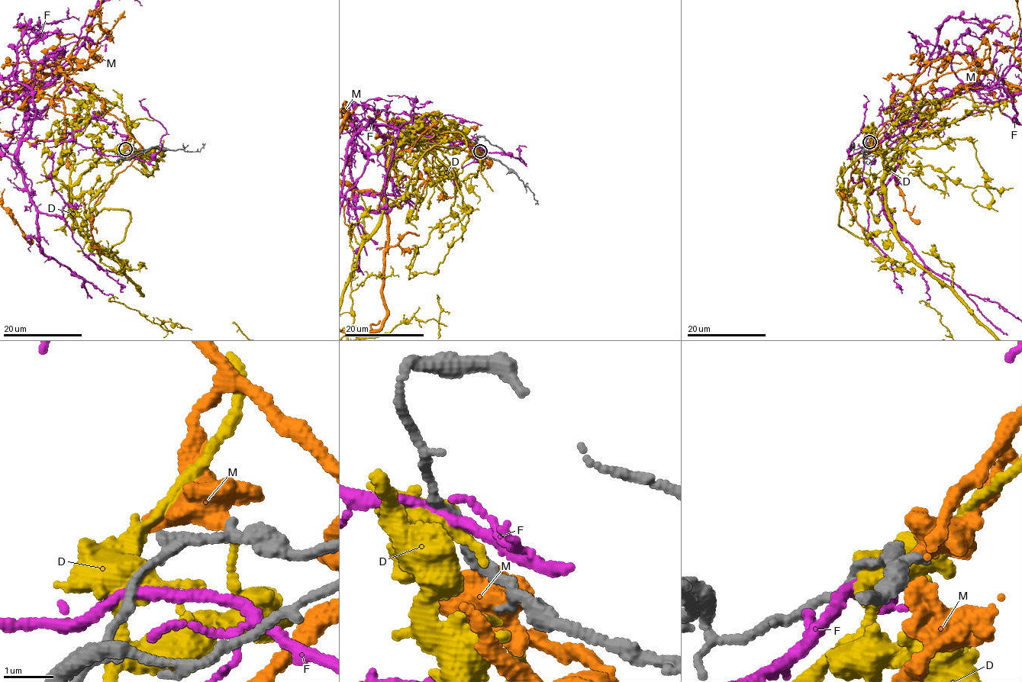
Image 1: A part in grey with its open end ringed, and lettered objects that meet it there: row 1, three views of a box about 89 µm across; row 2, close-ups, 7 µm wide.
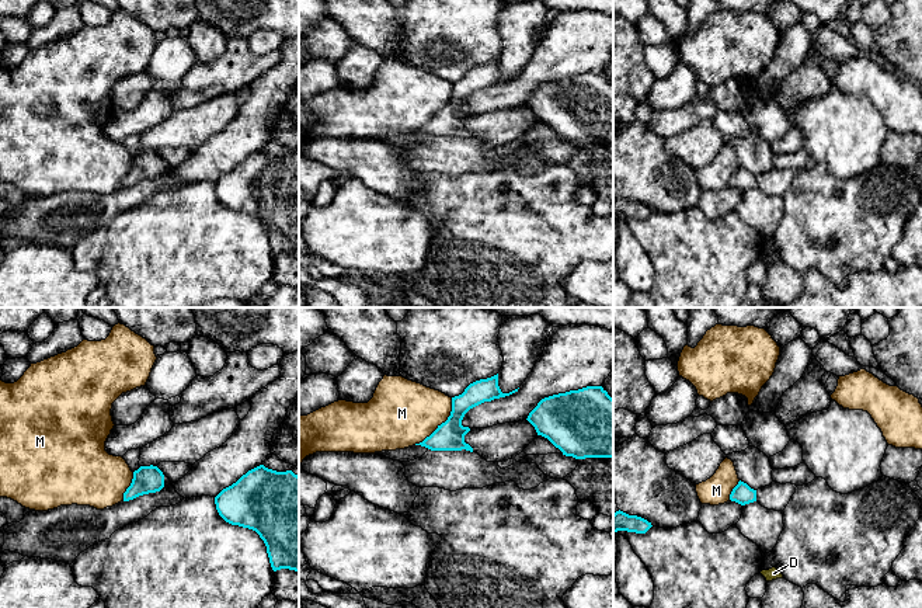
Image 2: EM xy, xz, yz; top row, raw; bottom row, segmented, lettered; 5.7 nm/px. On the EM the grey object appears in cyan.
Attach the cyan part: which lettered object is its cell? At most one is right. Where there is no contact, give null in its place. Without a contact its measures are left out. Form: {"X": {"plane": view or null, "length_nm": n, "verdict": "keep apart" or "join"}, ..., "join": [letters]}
{"D": {"plane": null, "verdict": "keep apart"}, "F": {"plane": null, "verdict": "keep apart"}, "M": {"plane": "xz", "length_nm": 340, "verdict": "keep apart"}, "join": []}

